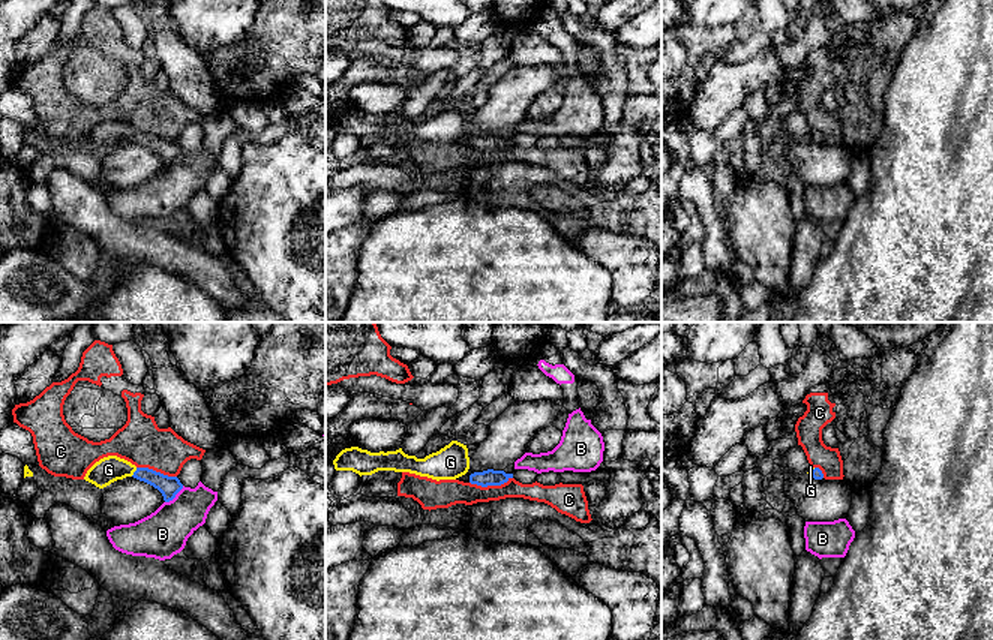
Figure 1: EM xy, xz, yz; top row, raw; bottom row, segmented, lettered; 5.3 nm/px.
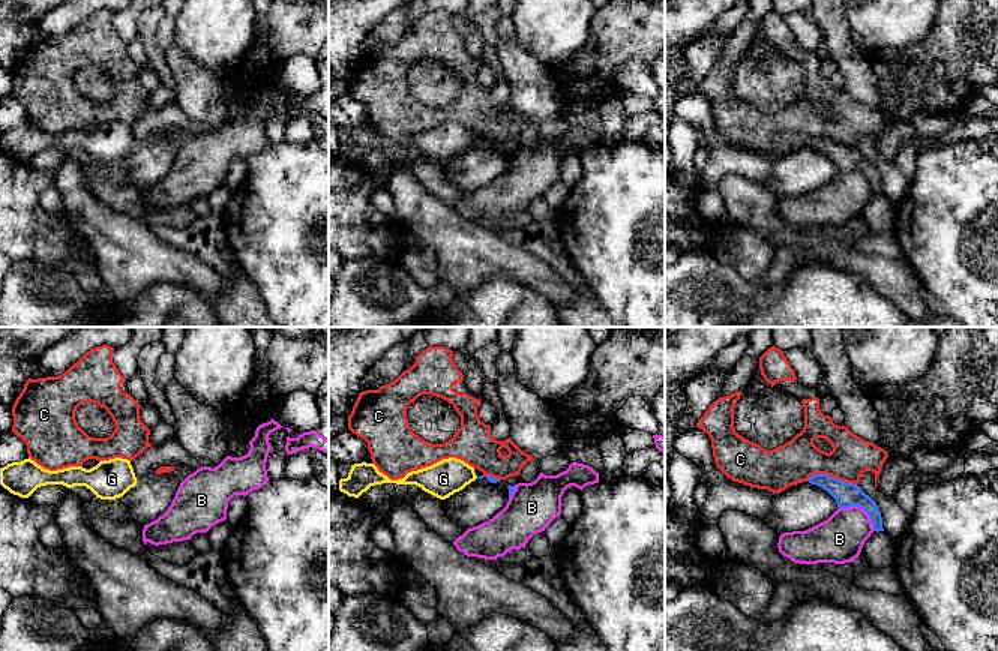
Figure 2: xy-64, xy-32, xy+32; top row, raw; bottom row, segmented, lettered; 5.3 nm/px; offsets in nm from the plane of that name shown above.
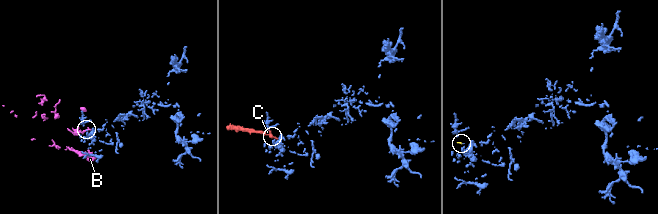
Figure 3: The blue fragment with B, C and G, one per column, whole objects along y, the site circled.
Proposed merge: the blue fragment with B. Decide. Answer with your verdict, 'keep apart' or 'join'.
keep apart

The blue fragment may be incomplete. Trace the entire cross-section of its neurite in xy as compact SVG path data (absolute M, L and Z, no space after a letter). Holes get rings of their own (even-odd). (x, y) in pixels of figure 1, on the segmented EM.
M108 456L96 462L86 474L84 480L99 489L117 480L134 477L158 489L165 502L170 502L183 489L177 477L168 477L148 468L136 468L130 462L117 456Z

